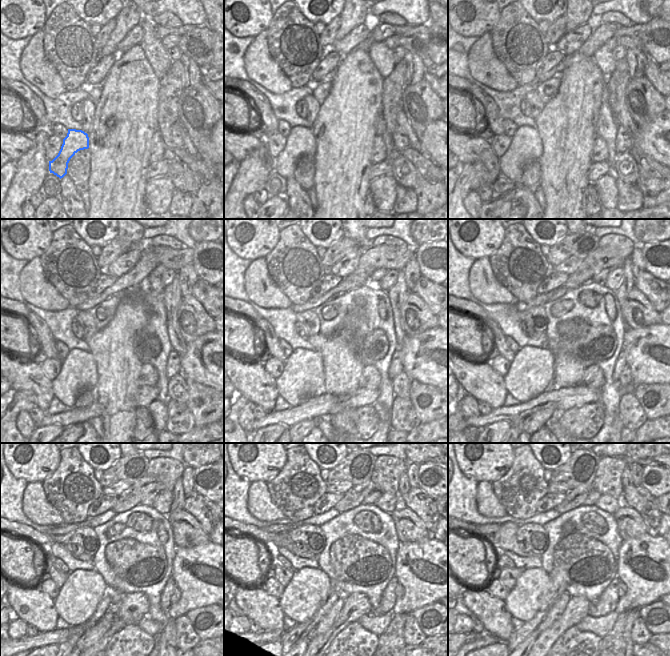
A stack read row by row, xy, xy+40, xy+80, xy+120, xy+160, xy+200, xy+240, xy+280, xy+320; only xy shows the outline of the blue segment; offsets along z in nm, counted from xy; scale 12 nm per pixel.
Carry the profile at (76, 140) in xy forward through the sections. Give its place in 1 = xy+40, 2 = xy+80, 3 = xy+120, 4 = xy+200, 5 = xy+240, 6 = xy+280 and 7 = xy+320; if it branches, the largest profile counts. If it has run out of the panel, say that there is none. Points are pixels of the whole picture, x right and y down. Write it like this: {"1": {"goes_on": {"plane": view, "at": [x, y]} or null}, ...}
{"1": {"goes_on": {"plane": "xy+40", "at": [301, 141]}}, "2": {"goes_on": {"plane": "xy+80", "at": [526, 145]}}, "3": {"goes_on": {"plane": "xy+120", "at": [78, 372]}}, "4": {"goes_on": {"plane": "xy+200", "at": [531, 370]}}, "5": {"goes_on": {"plane": "xy+240", "at": [83, 590]}}, "6": {"goes_on": {"plane": "xy+280", "at": [306, 593]}}, "7": {"goes_on": {"plane": "xy+320", "at": [527, 597]}}}

